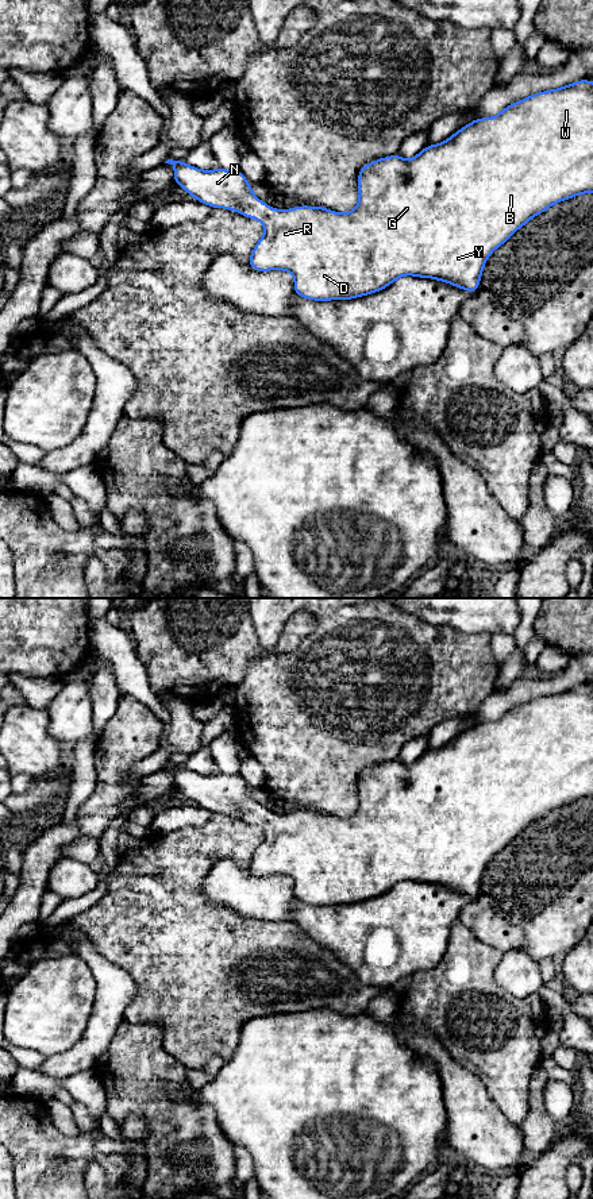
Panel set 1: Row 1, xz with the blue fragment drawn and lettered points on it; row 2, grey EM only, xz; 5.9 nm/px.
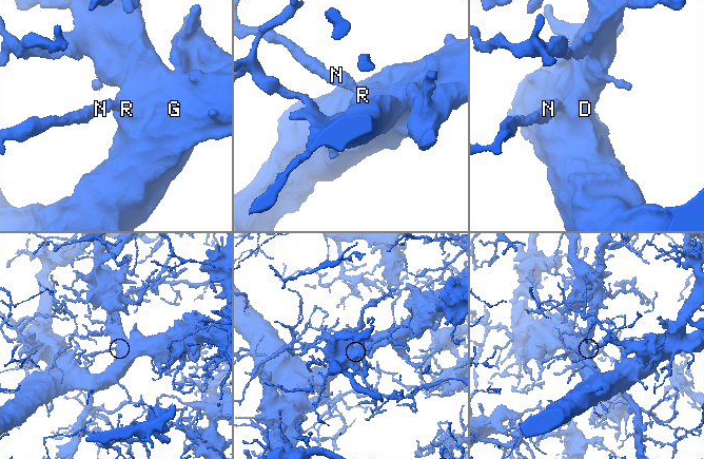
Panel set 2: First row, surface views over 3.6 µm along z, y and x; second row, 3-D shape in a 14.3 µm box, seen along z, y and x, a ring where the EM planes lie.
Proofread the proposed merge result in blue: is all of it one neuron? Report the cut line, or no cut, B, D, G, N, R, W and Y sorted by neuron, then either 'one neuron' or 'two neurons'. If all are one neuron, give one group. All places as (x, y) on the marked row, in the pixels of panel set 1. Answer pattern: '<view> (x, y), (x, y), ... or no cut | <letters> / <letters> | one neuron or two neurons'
no cut | B D G N R W Y | one neuron

